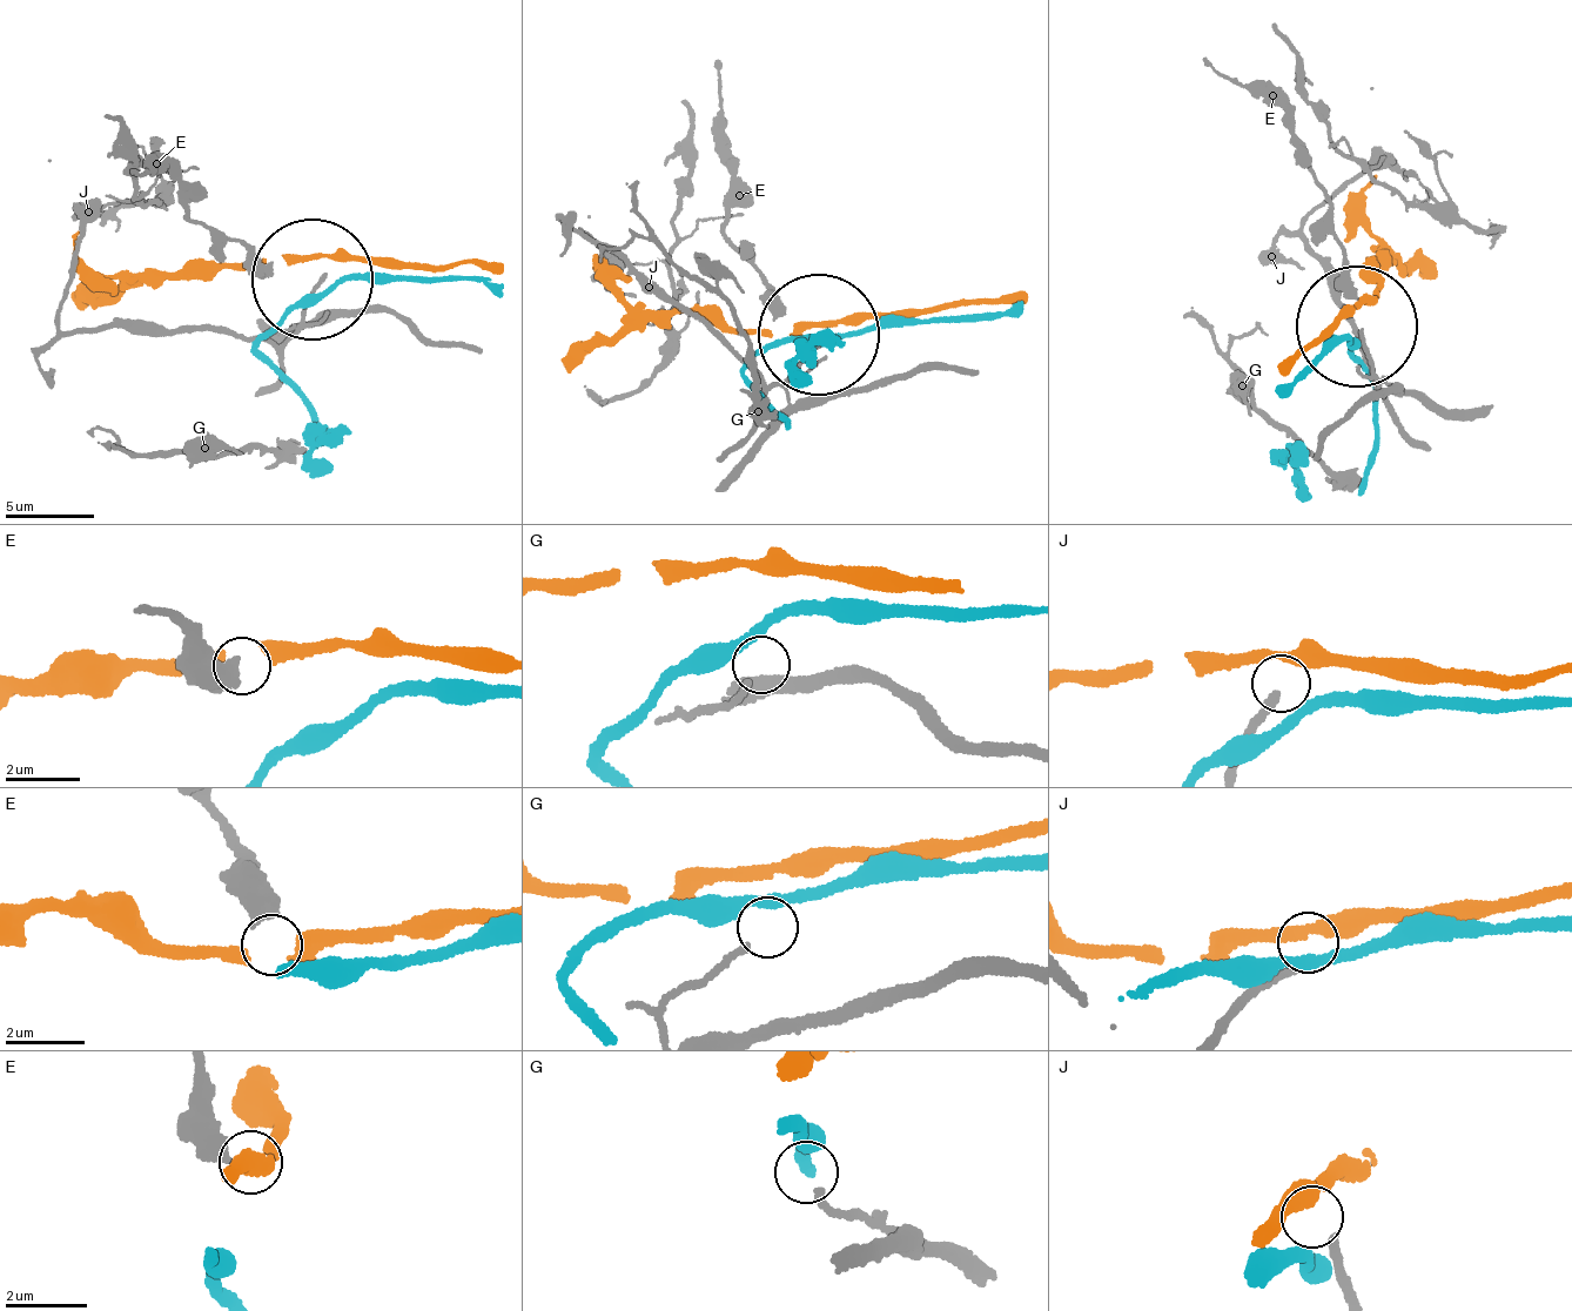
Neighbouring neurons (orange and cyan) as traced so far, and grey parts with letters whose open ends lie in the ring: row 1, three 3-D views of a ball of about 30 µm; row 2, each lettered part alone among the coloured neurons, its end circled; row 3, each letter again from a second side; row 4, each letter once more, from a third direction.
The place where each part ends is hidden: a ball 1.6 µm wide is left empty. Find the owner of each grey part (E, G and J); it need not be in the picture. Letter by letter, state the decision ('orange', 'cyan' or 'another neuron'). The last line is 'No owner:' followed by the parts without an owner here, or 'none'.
E: orange
G: another neuron
J: another neuron
No owner: G, J

